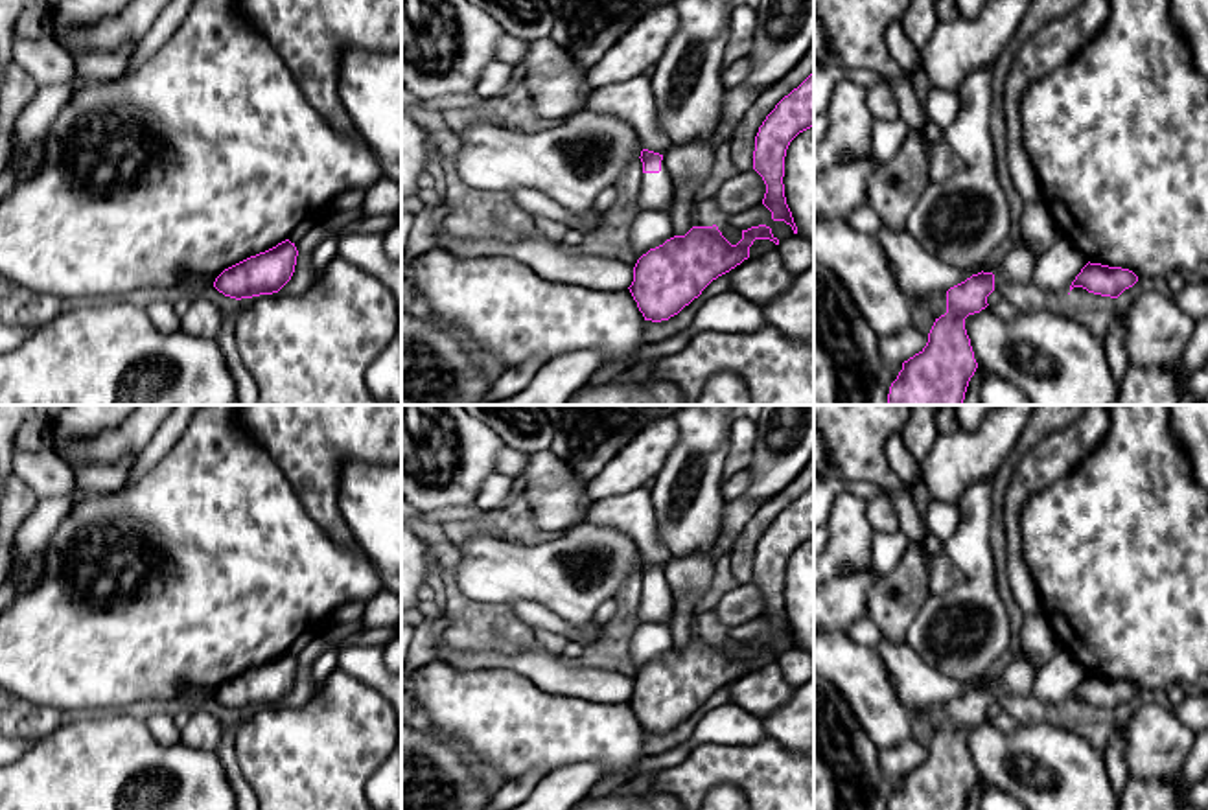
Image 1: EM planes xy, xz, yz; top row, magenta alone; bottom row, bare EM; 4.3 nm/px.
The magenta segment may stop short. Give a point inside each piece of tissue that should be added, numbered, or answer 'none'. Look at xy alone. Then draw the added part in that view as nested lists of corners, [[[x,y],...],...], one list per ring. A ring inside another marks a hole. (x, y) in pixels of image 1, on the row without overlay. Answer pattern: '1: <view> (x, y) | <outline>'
none

